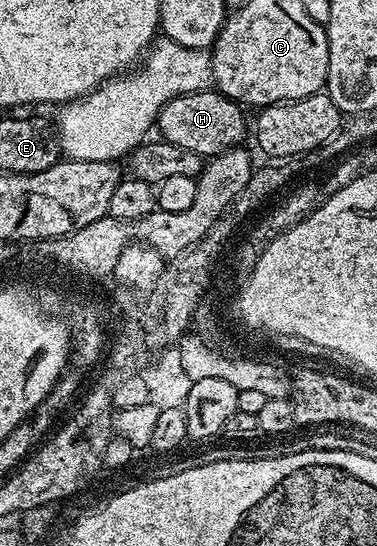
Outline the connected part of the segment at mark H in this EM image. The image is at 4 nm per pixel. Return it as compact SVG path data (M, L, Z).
M213 89L173 96L157 114L156 128L164 139L174 146L191 150L205 158L216 156L228 148L237 147L246 132L243 107Z

